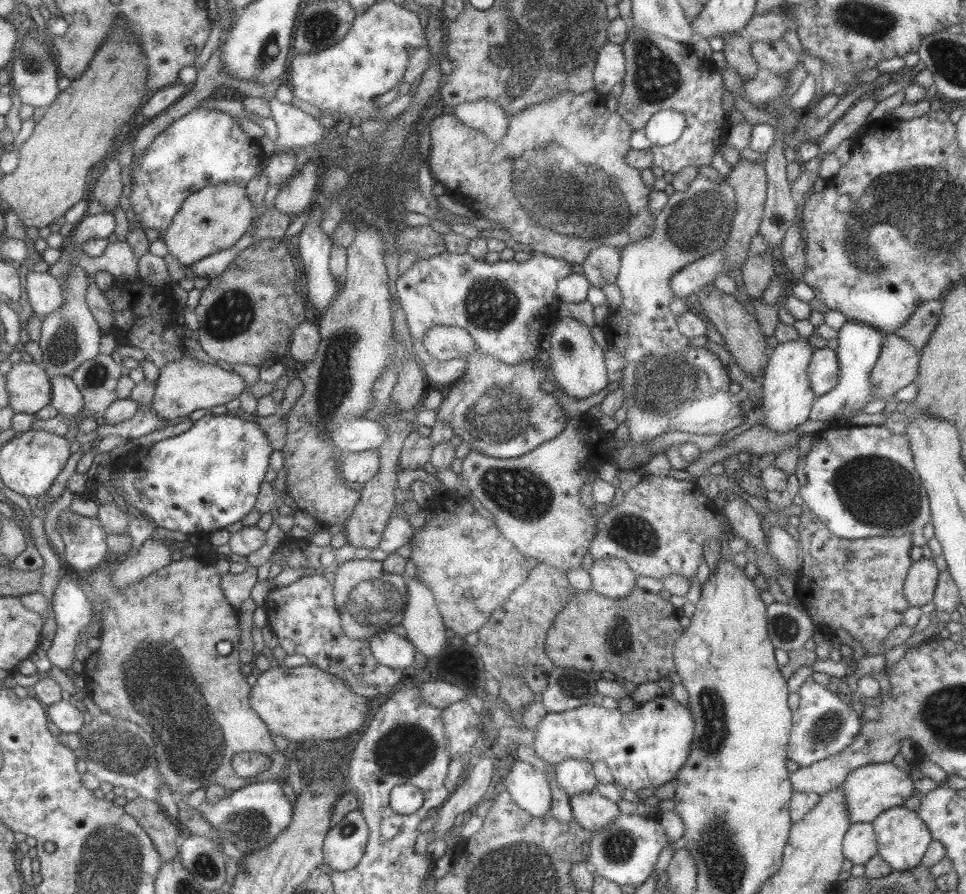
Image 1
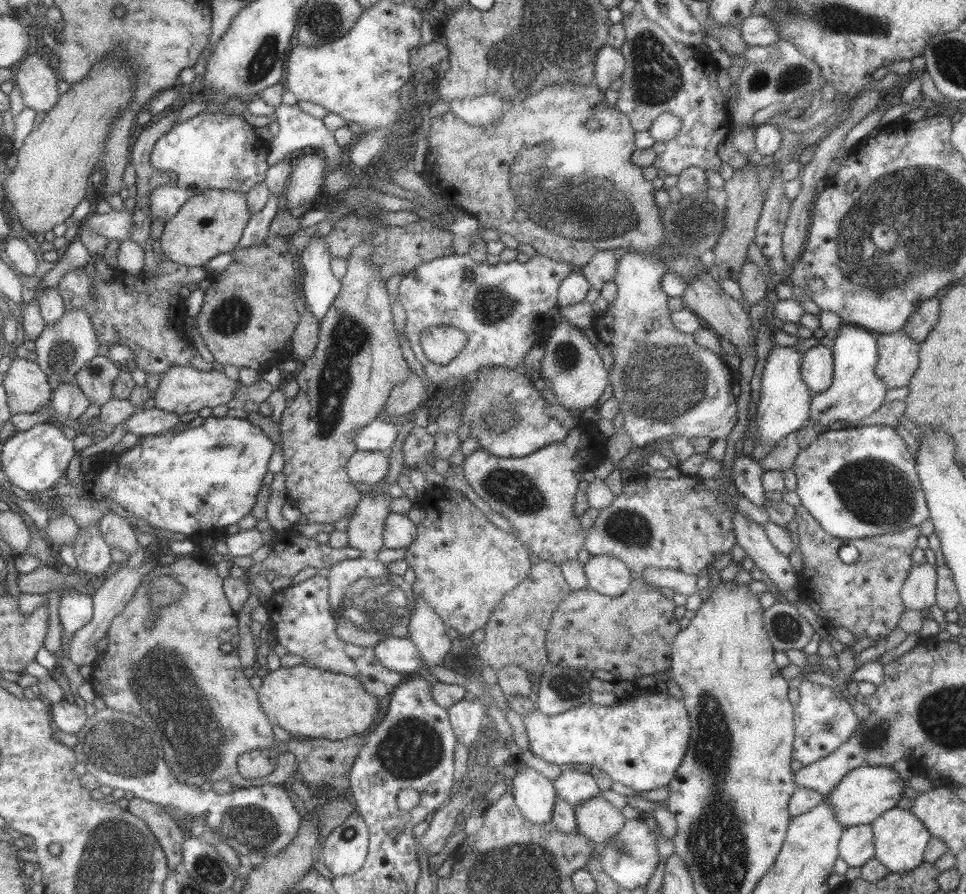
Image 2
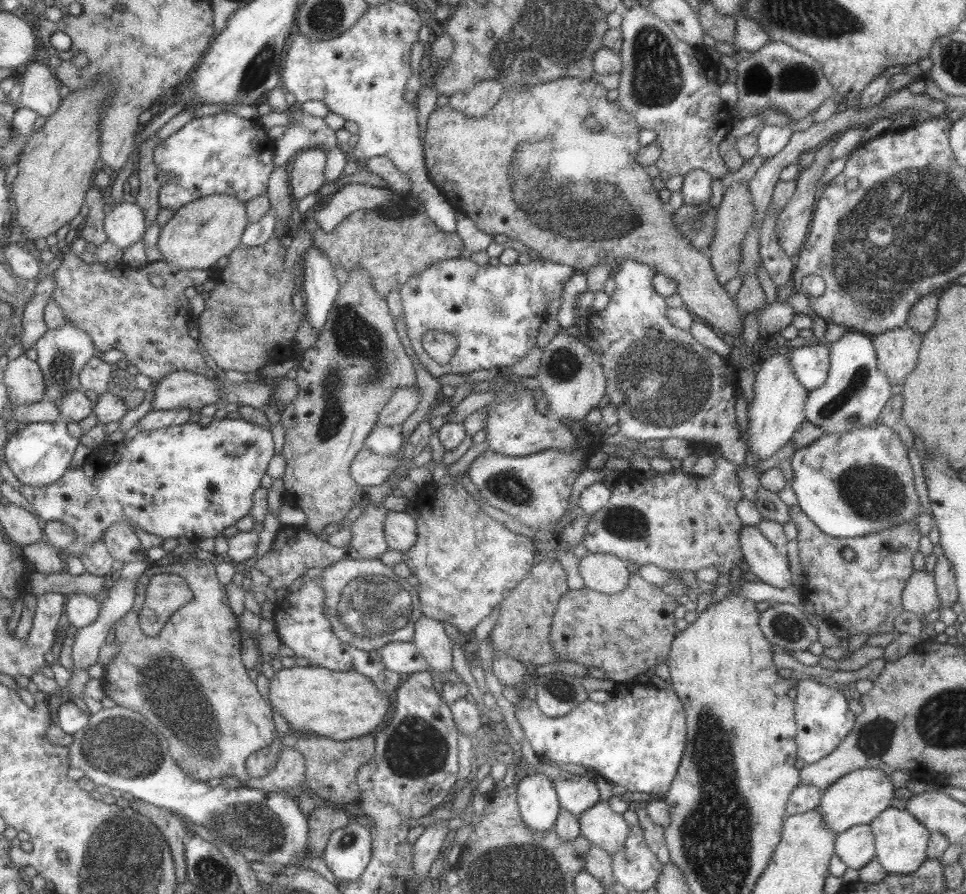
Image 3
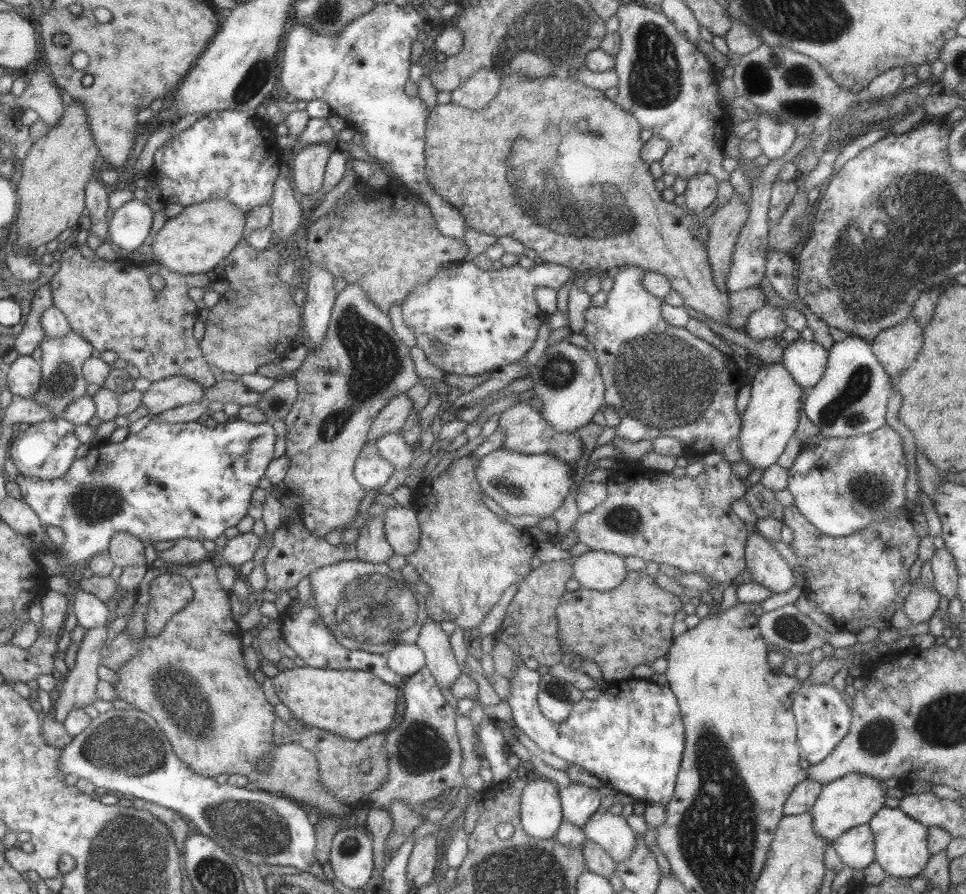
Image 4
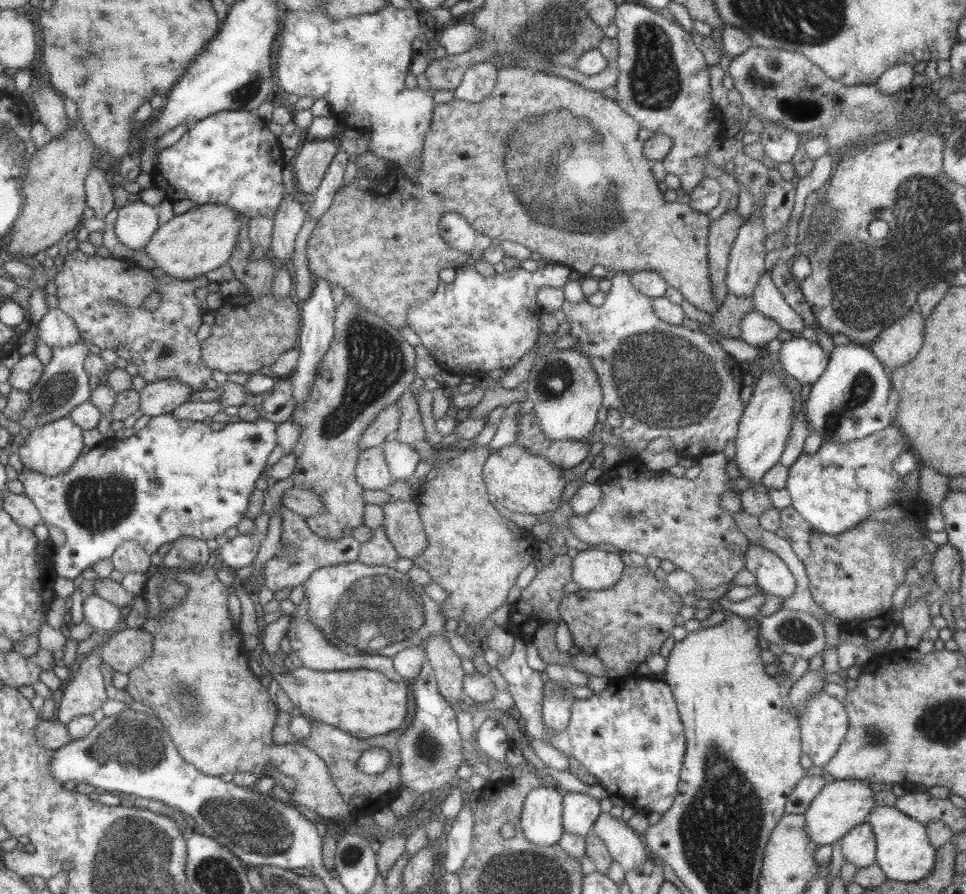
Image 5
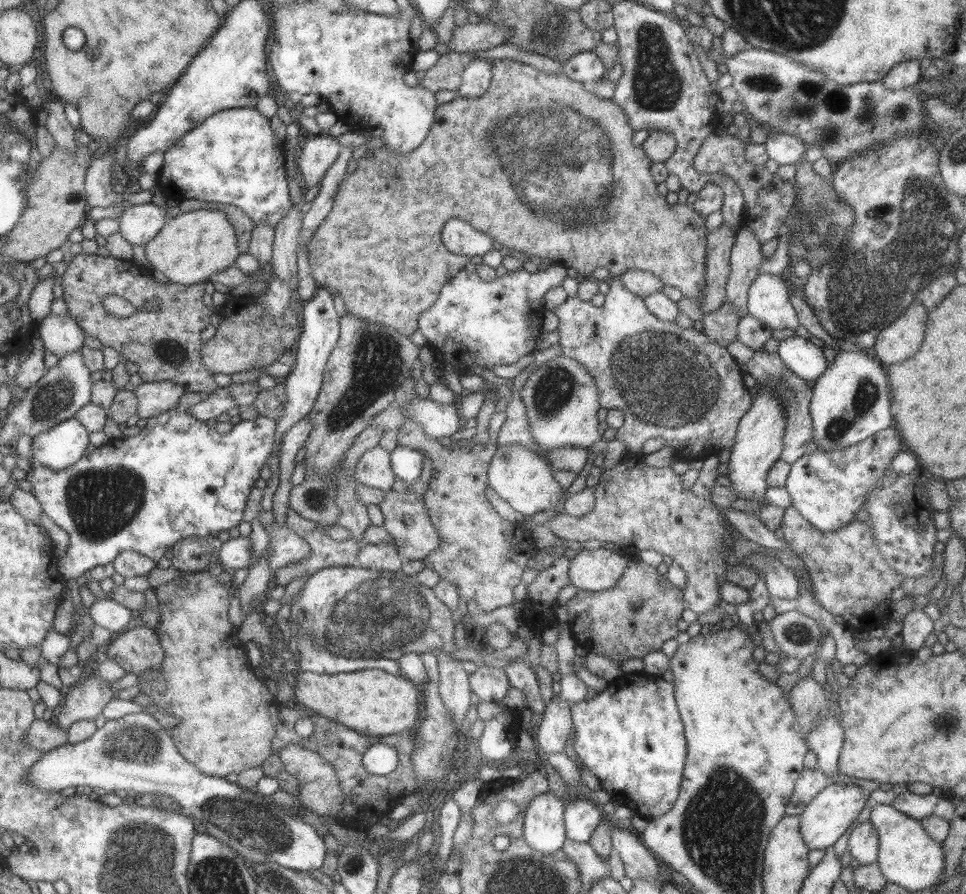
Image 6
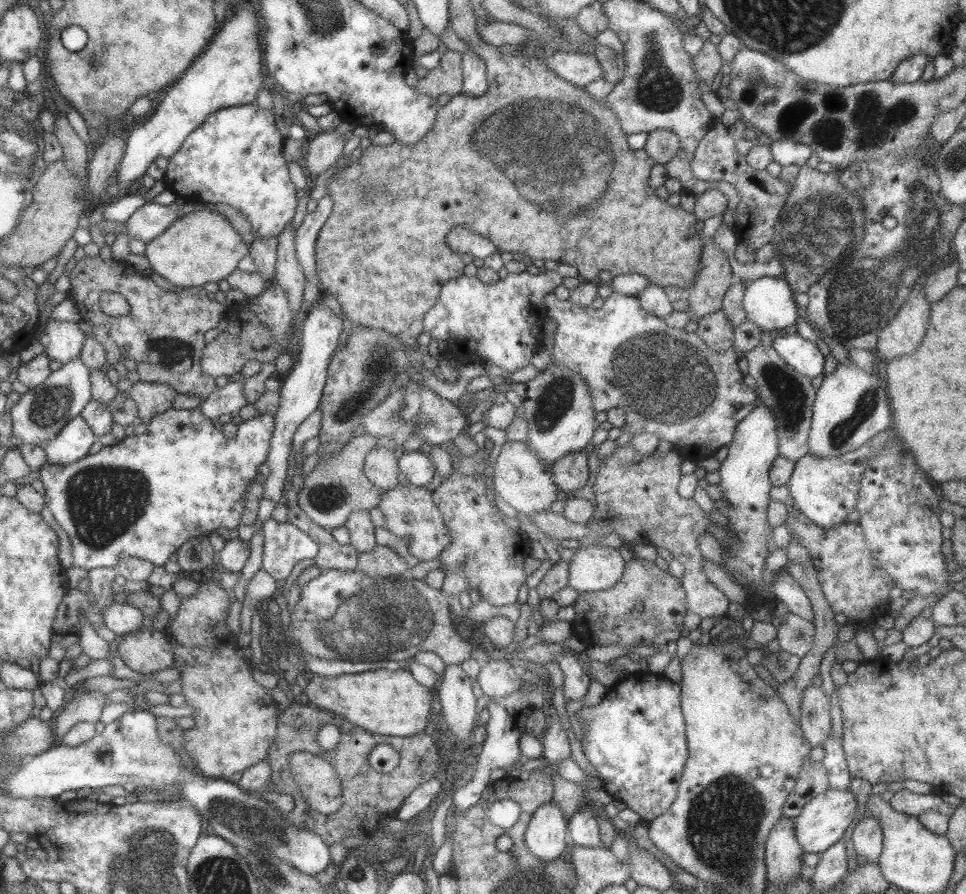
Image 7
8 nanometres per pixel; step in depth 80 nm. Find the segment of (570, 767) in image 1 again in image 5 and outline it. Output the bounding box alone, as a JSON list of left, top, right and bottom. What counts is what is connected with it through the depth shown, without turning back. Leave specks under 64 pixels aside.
[562,792,599,835]

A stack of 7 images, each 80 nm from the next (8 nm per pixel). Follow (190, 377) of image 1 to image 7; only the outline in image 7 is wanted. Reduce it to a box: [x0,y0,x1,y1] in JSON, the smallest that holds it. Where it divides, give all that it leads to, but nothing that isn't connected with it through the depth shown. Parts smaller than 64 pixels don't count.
[126,381,177,420]

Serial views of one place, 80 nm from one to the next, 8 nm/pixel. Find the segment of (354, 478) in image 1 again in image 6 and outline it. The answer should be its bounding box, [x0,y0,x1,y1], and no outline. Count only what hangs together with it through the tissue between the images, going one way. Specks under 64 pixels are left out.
[354,444,395,492]

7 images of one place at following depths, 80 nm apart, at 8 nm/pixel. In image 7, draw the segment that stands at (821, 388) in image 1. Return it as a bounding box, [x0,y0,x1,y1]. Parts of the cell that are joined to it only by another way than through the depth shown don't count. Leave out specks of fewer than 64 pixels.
[771,333,824,378]

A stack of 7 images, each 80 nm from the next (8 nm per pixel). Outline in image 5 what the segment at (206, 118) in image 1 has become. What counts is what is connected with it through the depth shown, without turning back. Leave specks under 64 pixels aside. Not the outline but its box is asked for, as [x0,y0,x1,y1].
[154,110,285,218]

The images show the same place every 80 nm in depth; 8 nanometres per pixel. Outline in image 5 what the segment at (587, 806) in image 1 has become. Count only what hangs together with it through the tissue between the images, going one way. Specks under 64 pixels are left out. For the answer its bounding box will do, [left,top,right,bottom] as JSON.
[589,812,651,871]

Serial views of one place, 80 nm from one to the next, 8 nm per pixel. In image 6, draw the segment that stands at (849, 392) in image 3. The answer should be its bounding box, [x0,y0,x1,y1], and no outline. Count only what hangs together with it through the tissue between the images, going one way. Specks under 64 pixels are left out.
[808,349,893,450]

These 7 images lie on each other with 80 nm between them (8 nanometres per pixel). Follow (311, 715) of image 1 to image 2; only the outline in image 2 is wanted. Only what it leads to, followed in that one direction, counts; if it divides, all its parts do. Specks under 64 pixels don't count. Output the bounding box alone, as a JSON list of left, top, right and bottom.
[256,664,377,740]

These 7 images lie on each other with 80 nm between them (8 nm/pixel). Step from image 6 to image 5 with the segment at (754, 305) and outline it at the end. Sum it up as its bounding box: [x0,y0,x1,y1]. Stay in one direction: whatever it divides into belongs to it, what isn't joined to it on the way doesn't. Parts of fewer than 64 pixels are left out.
[751,271,804,331]

